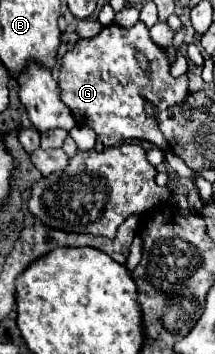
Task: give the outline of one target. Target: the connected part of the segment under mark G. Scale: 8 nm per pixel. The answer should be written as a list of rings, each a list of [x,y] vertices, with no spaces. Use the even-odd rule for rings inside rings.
[[[138,21],[134,27],[110,23],[96,37],[82,39],[70,51],[66,51],[62,57],[58,89],[60,99],[64,105],[68,105],[76,123],[92,127],[104,147],[114,147],[128,139],[144,139],[164,151],[168,149],[168,141],[160,133],[156,117],[144,111],[144,103],[150,101],[156,109],[168,109],[184,101],[188,95],[188,79],[186,75],[170,75],[170,65],[162,47],[150,39],[150,31],[142,21]],[[136,51],[148,59],[148,73],[144,73],[144,69],[138,65],[134,57]]]

